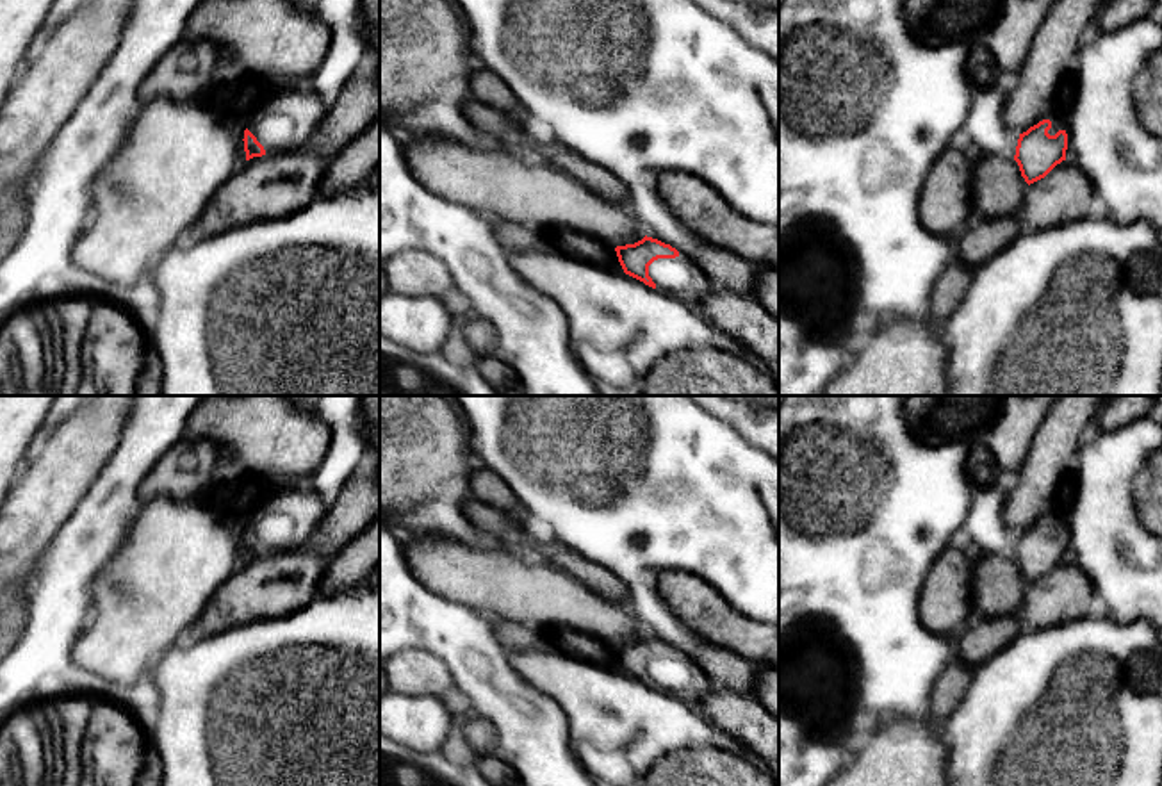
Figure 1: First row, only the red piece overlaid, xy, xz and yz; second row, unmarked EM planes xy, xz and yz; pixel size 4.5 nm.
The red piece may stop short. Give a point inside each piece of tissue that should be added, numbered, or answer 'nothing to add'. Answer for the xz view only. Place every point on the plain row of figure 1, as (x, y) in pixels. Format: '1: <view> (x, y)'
1: xz (681, 676)

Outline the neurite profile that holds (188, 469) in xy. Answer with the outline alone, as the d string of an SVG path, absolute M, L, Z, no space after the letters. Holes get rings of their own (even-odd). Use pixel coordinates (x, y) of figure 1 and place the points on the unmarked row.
M182 438L155 463L143 479L139 499L196 497L210 488L214 469L221 458L212 440Z

